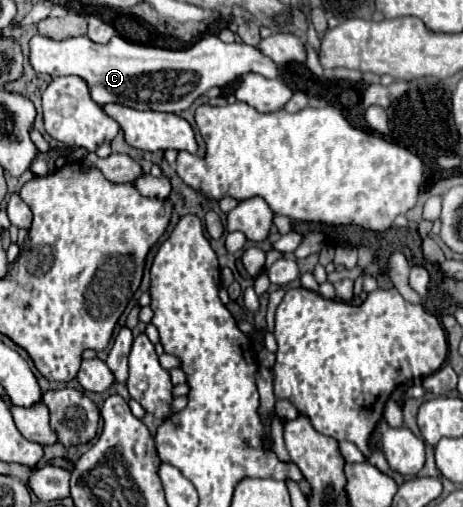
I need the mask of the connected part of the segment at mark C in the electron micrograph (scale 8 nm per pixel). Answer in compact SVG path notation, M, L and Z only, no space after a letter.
M35 35L31 39L29 63L37 73L53 77L81 77L89 85L91 99L99 105L119 103L133 109L151 109L175 115L189 109L191 103L211 87L225 87L245 73L259 73L269 79L279 77L277 65L259 49L245 43L223 43L217 35L205 35L193 47L181 51L131 43L119 35L105 45L93 43L87 37L53 41L49 37Z

